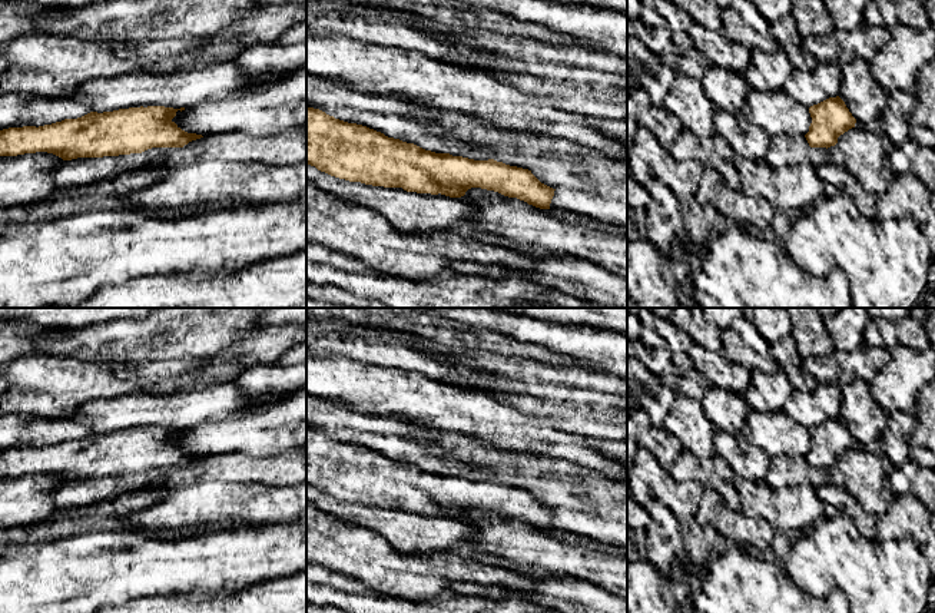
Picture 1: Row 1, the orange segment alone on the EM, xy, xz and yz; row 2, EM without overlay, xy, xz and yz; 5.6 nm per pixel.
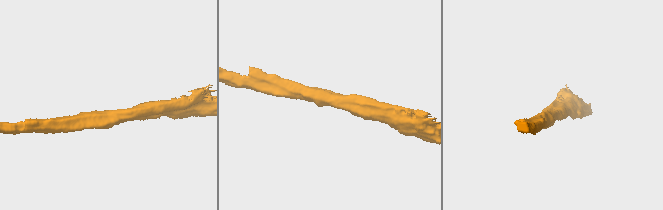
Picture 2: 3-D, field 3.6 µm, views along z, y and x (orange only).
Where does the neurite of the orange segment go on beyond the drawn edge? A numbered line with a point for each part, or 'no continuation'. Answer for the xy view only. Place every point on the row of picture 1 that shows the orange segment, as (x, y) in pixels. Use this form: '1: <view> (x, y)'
no continuation

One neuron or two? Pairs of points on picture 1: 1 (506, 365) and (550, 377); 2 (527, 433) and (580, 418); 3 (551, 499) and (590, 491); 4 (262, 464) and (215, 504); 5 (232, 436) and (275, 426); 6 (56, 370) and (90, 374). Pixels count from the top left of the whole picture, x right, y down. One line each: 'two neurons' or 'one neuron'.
1: one neuron
2: two neurons
3: one neuron
4: two neurons
5: one neuron
6: one neuron

